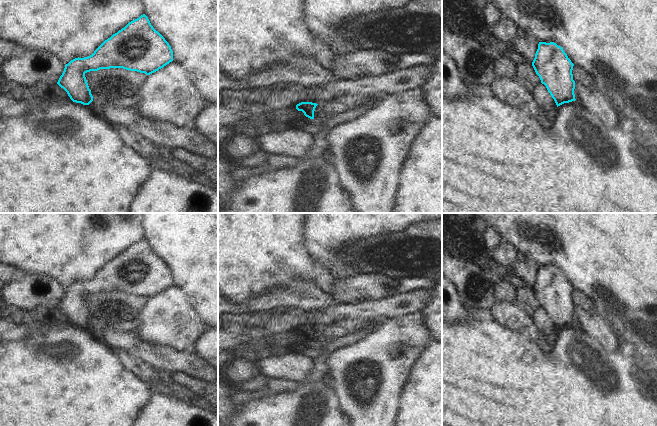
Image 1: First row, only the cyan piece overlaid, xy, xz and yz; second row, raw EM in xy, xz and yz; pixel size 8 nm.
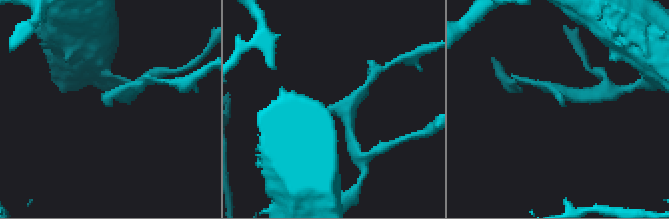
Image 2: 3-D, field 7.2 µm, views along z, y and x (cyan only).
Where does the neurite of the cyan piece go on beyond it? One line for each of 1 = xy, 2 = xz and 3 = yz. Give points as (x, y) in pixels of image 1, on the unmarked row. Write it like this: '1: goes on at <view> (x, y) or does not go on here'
1: does not go on here
2: does not go on here
3: does not go on here

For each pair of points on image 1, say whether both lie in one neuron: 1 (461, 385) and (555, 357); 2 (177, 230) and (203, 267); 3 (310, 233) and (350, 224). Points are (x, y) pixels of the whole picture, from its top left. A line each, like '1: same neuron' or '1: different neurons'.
1: same neuron
2: same neuron
3: same neuron

